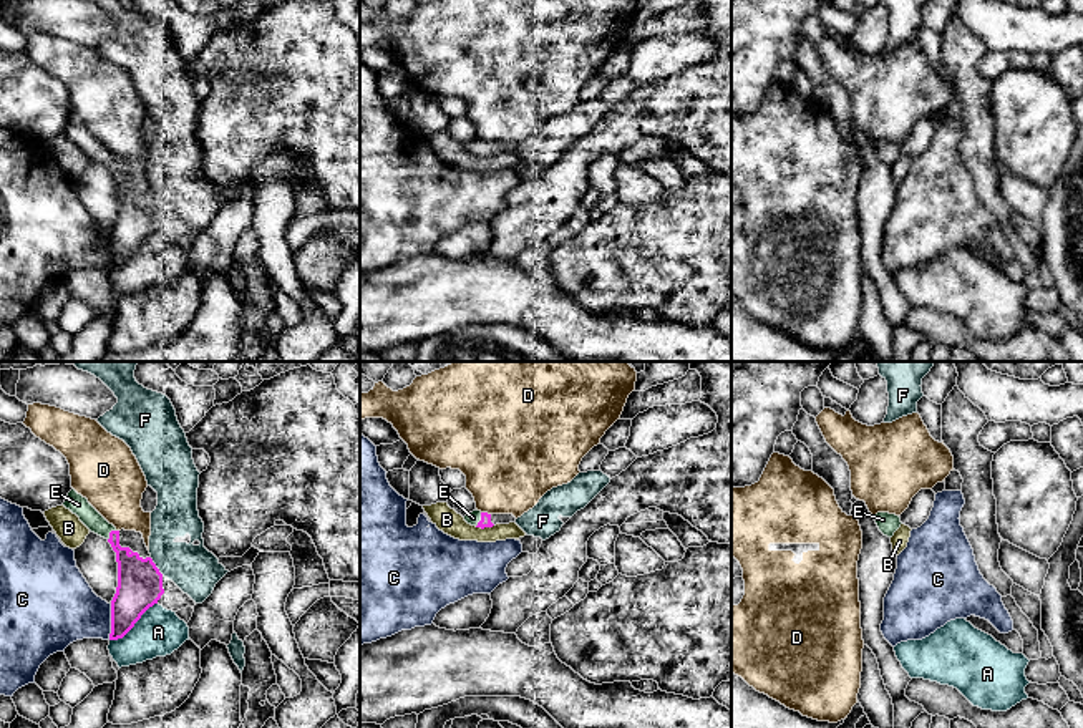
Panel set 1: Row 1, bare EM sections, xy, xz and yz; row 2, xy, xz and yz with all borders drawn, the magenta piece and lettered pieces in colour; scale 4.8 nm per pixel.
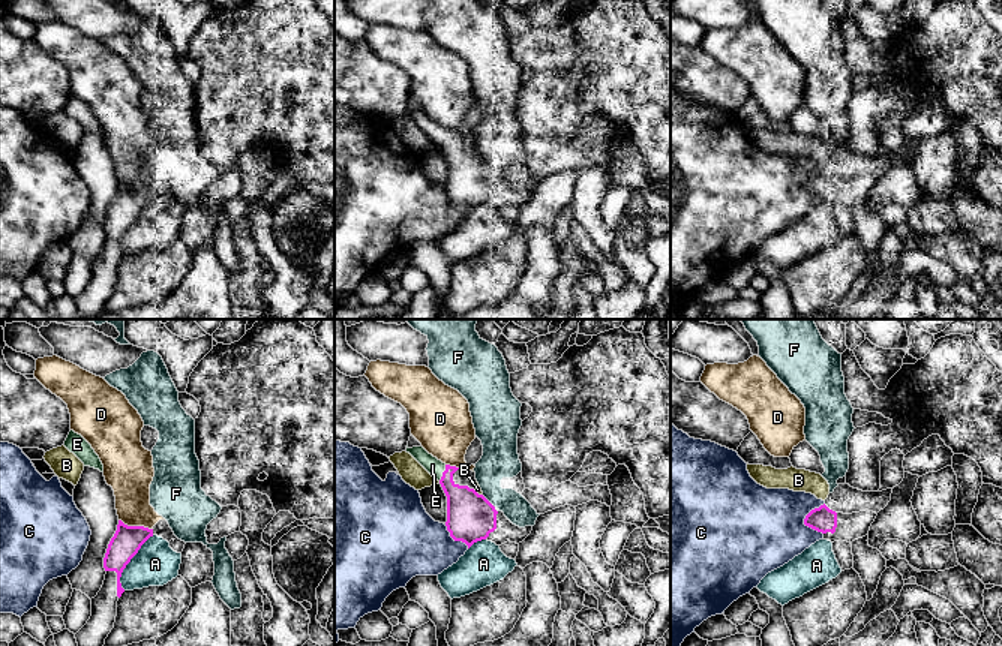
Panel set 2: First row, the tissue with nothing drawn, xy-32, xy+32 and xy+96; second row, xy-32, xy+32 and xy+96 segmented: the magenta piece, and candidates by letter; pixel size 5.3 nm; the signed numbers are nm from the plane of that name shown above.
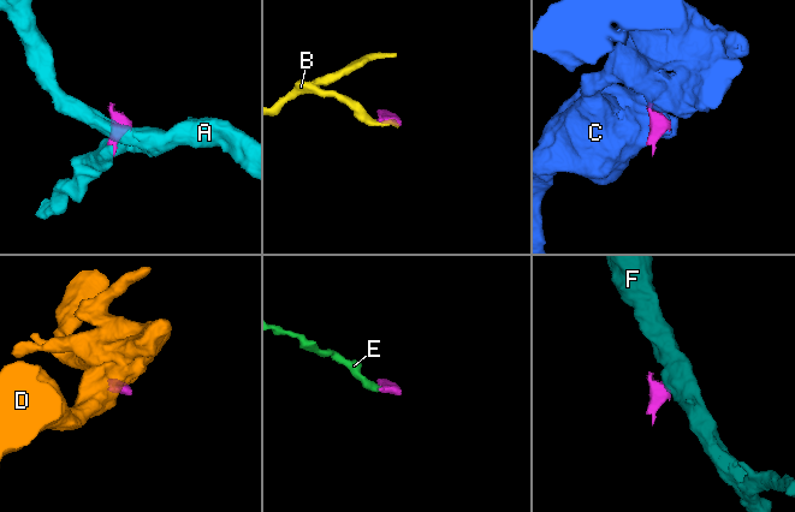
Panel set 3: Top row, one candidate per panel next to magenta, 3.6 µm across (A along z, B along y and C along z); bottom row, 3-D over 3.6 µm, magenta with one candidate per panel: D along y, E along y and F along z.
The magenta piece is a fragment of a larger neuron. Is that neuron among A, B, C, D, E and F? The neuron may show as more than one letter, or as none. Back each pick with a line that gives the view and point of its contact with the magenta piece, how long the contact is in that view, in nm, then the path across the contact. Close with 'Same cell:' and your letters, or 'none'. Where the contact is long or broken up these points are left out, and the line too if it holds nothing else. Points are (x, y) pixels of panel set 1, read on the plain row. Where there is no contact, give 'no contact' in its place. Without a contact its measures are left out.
E: contact xz (481, 148); length 80 nm
Same cell: E

